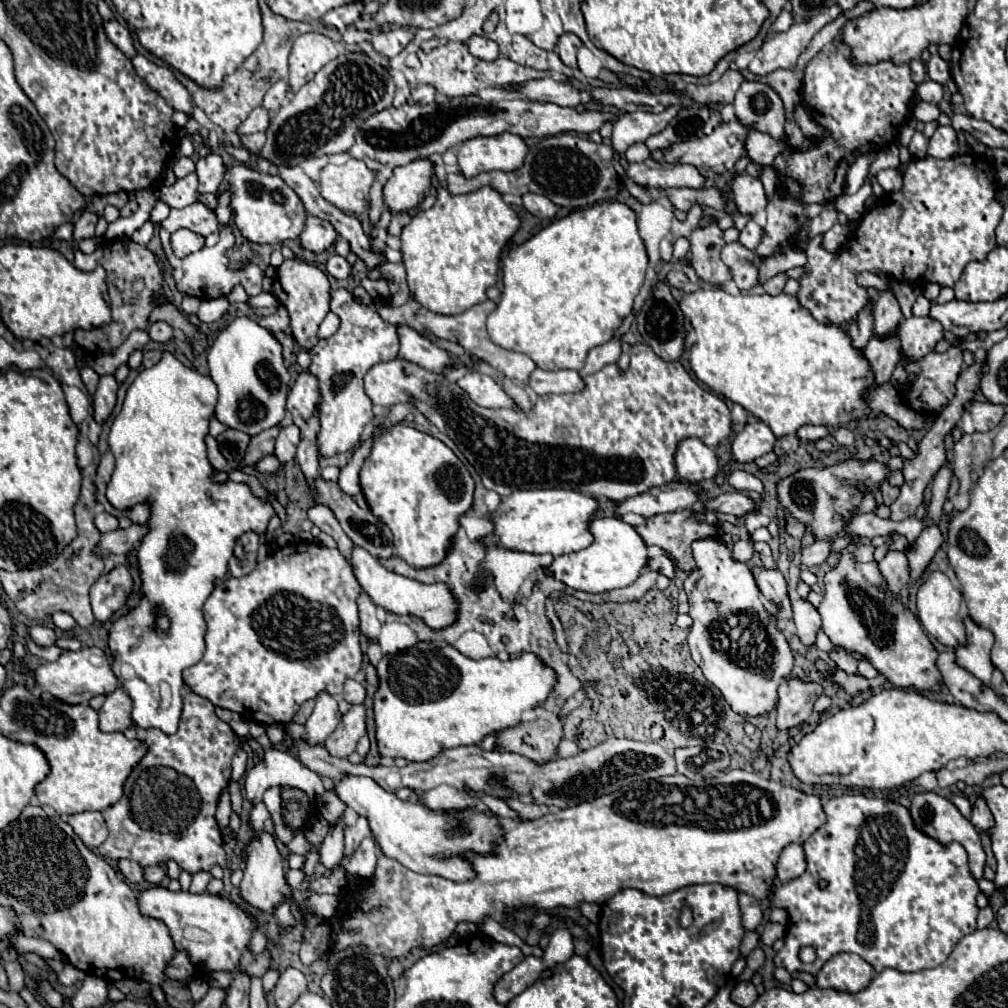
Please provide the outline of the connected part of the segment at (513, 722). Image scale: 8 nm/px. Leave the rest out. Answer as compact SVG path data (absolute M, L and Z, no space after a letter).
M420 641L410 649L404 649L396 655L384 655L380 665L378 665L378 677L380 677L380 687L374 695L374 715L376 715L376 739L378 739L378 751L380 755L390 755L390 757L404 757L406 761L430 761L432 757L436 757L442 749L452 749L452 747L460 747L460 745L474 745L480 743L486 735L490 733L498 733L504 731L508 727L516 727L520 725L520 715L524 711L536 709L538 705L542 705L548 695L552 693L554 685L556 685L556 673L552 667L544 665L534 653L522 653L518 657L510 657L508 661L500 661L498 657L486 657L486 659L470 659L466 655L462 655L458 649L450 647L436 647L434 643L428 641Z

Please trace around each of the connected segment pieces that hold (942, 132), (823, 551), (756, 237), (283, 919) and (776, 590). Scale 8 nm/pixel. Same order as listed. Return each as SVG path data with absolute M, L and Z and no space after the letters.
M946 125L946 127L938 127L934 131L934 135L930 137L930 147L928 147L928 155L936 157L936 159L948 159L948 157L956 157L958 155L958 139L956 139L956 131Z
M816 541L814 545L802 549L802 559L800 561L806 567L818 567L818 565L826 563L828 551L830 551L830 541Z
M750 221L742 231L740 231L740 243L746 245L748 249L756 249L758 243L762 239L762 227L756 225L754 221Z
M282 903L282 905L276 909L276 919L278 919L278 925L280 925L282 929L292 929L292 927L296 927L296 917L294 917L290 905L286 905L286 903Z
M754 565L752 567L752 573L754 573L754 579L756 579L758 589L762 591L762 595L768 601L772 601L776 605L786 601L786 597L788 597L786 581L784 581L784 577L780 575L778 569L764 569L762 565Z

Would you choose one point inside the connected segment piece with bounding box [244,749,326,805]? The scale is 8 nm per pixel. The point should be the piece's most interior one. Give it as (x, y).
(278, 768)

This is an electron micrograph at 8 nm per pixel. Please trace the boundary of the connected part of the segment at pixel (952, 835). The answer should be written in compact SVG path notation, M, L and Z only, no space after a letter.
M916 793L910 801L910 815L912 815L912 821L916 825L916 829L920 829L924 835L932 837L934 841L942 843L942 845L948 845L952 841L960 843L966 853L968 853L968 861L970 861L970 873L972 877L978 881L984 877L984 865L986 865L986 855L984 855L984 849L980 845L980 835L976 831L976 827L966 819L962 817L962 813L952 805L950 799L946 797L940 797L936 793Z

